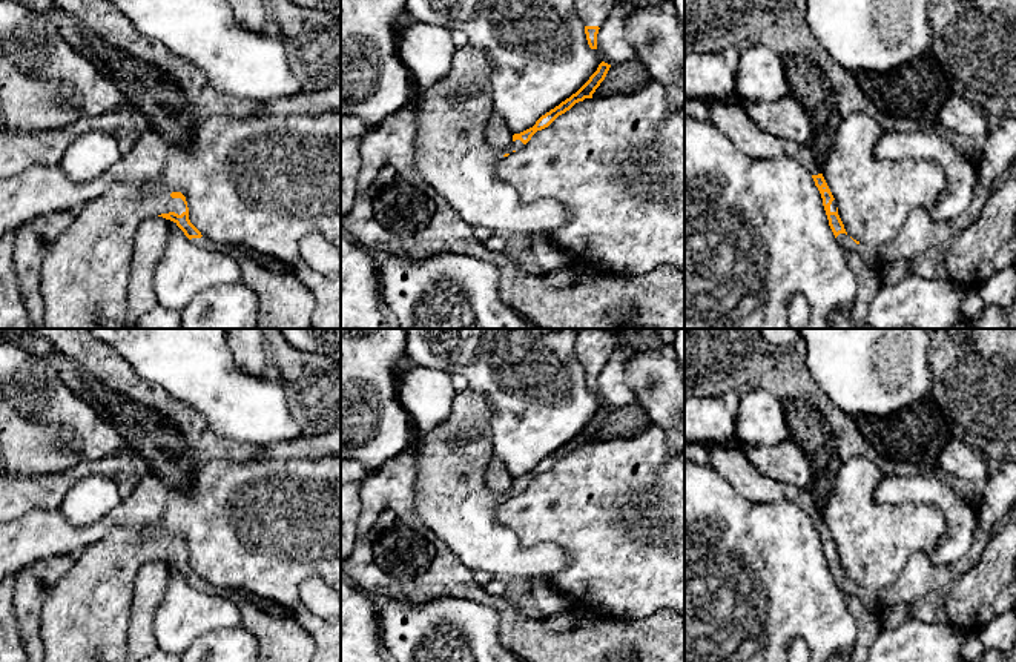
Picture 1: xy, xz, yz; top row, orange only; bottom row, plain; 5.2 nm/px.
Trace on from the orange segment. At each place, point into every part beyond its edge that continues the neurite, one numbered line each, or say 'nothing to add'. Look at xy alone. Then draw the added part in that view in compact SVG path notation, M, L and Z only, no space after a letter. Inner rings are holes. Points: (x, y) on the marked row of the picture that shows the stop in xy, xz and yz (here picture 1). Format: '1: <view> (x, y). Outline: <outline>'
1: xy (85, 278). Outline: M118 184L100 194L75 212L74 223L54 243L41 266L41 296L45 301L45 329L126 329L127 287L134 257L134 237L140 224L155 215L186 212L181 198L169 192L152 194Z

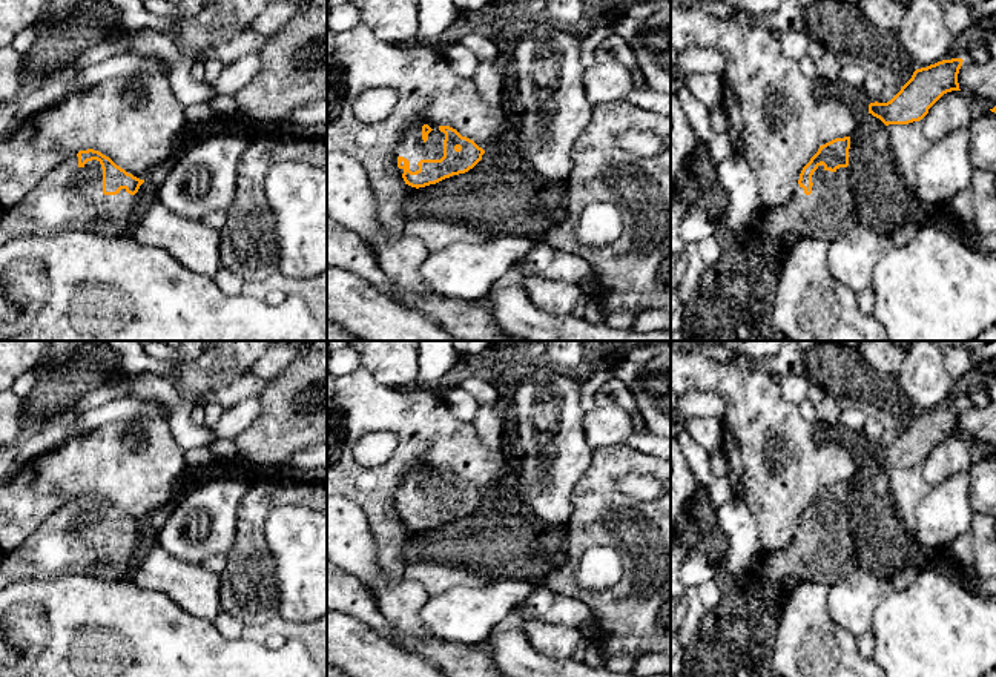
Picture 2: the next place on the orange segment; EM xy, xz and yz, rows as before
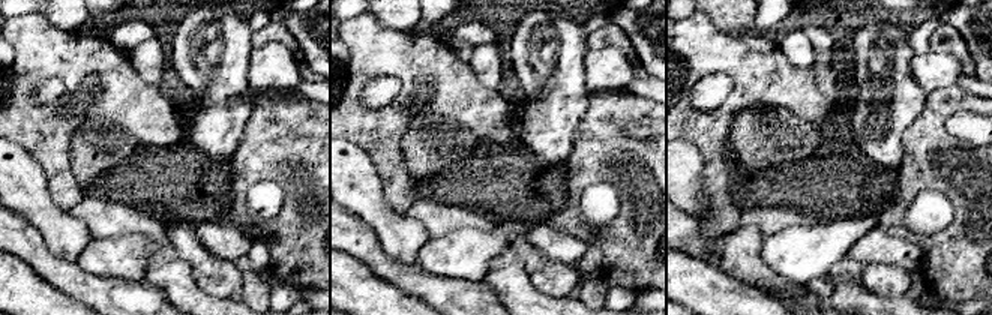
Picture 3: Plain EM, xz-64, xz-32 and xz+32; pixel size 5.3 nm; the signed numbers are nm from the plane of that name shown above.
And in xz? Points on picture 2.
1: xz (412, 146). Outline: M414 124L408 127L399 141L396 157L404 157L410 161L410 170L419 170L417 163L420 160L440 160L444 157L445 134L436 126L430 126L433 130L428 134L428 140L422 140L422 126Z

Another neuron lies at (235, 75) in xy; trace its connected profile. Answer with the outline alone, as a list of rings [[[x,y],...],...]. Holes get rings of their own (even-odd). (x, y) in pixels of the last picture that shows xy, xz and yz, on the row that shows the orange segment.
[[[256,51],[247,54],[236,61],[224,66],[212,86],[218,95],[235,95],[258,74],[259,66],[259,52]]]

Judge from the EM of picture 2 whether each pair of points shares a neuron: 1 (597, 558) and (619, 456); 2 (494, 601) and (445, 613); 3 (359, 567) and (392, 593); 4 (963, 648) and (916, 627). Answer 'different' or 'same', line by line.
1: same
2: same
3: same
4: same

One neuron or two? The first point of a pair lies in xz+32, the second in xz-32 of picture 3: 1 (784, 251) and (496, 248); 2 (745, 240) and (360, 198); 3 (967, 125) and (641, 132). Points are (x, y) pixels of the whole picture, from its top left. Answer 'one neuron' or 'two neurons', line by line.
1: one neuron
2: one neuron
3: one neuron

